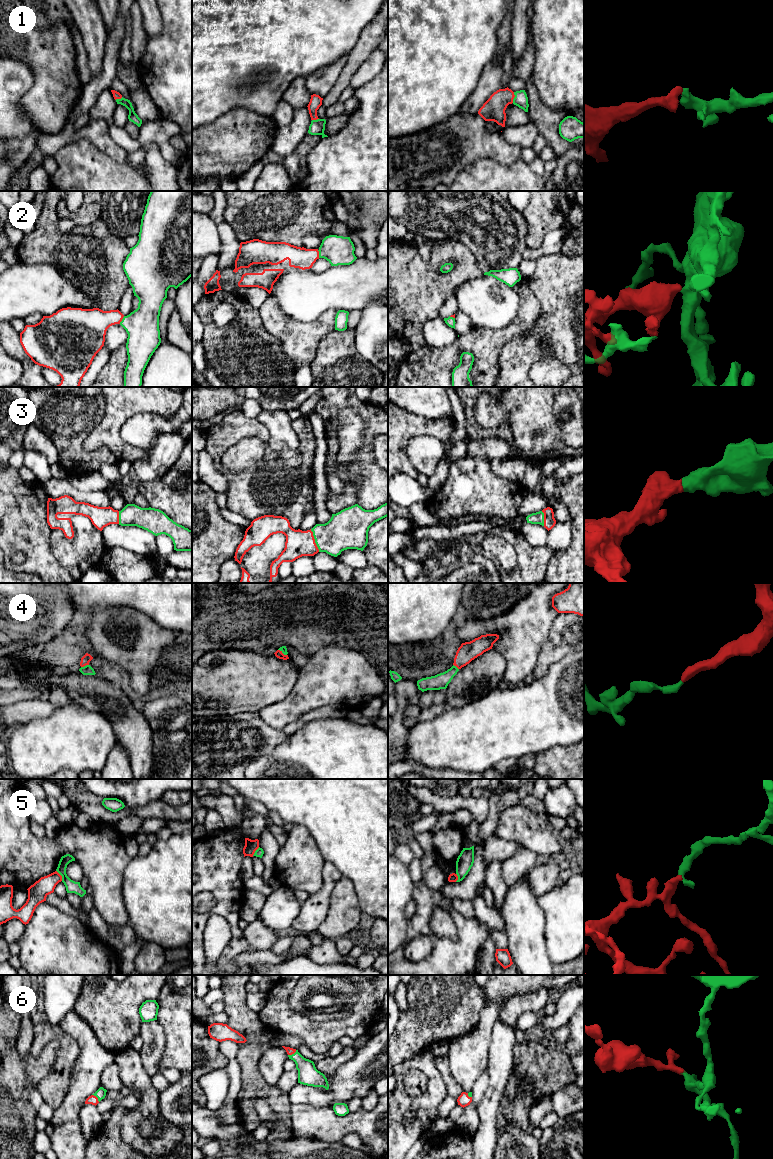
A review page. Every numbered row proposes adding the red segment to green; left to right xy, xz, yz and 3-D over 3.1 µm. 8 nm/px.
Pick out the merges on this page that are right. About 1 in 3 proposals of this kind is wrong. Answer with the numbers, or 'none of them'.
1, 2, 3, 4, 6

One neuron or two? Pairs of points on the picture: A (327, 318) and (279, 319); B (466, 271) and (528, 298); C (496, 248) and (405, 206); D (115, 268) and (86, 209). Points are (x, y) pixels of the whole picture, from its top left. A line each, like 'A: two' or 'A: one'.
A: one
B: two
C: one
D: two

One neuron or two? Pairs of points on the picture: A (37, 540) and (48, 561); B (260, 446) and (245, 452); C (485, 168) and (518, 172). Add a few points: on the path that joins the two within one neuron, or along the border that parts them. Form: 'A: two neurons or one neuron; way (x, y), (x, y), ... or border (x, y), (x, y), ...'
A: one neuron; way (37, 545), (37, 550), (43, 556)
B: one neuron; way (256, 448), (249, 452)
C: one neuron; way (493, 172), (510, 172)

